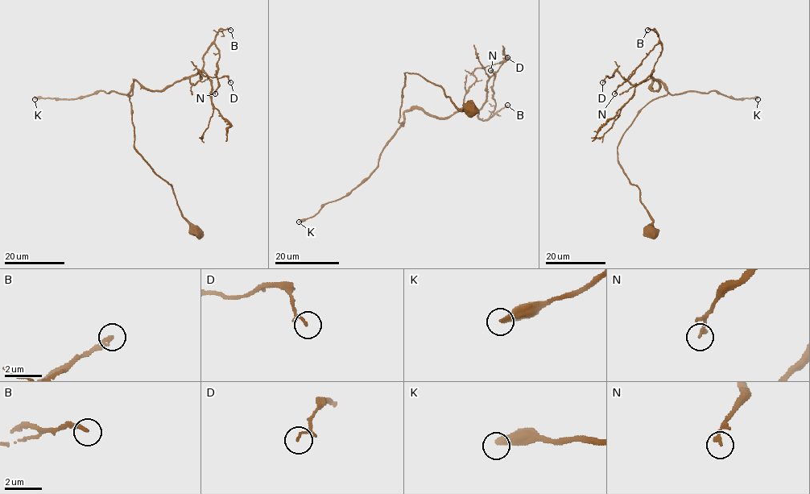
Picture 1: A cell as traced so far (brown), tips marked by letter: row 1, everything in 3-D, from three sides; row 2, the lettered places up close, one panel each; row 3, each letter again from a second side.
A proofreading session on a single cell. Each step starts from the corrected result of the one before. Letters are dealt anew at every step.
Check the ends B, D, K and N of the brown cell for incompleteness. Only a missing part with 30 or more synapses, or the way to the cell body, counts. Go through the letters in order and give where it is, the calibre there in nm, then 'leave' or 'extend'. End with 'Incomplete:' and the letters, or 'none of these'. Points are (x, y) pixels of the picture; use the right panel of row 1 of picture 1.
B: place (647, 30); calibre 190 nm; leave
D: place (602, 82); calibre 70 nm; leave
K: place (758, 99); calibre 380 nm; extend
N: place (614, 93); calibre 170 nm; leave
Incomplete: K

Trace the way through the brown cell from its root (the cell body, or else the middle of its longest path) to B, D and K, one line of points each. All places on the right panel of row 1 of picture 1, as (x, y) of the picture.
B: (650, 231), (617, 149), (667, 93), (656, 79), (650, 89), (662, 43), (647, 30)
D: (650, 231), (617, 147), (667, 89), (617, 71), (602, 82)
K: (650, 231), (652, 218), (638, 188), (617, 159), (621, 137), (637, 114), (667, 90), (717, 90), (758, 99)

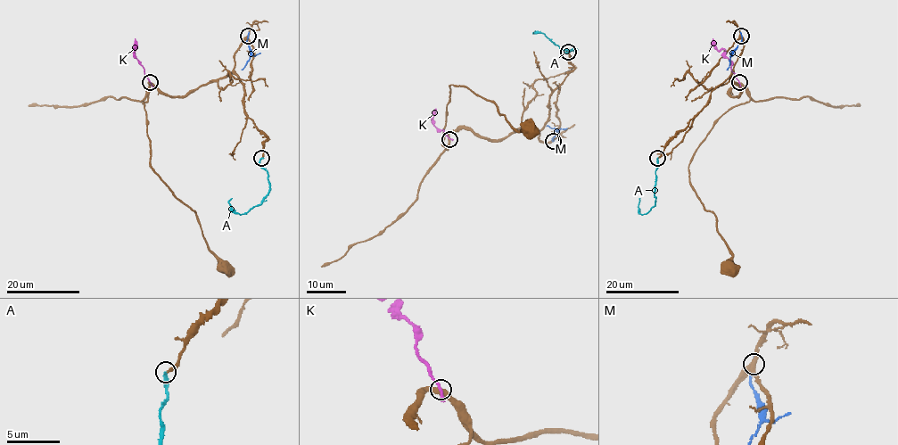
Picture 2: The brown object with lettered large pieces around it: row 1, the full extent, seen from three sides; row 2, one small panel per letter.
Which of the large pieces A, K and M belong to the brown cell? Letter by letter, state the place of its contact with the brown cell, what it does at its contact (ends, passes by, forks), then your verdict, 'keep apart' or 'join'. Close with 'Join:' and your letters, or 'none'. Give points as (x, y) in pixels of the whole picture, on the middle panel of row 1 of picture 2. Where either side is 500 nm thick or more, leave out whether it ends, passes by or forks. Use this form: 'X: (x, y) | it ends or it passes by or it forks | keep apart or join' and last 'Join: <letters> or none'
A: (568, 52) | it ends | join
K: (449, 139) | it passes by | keep apart
M: (553, 141) | it ends | keep apart
Join: A

